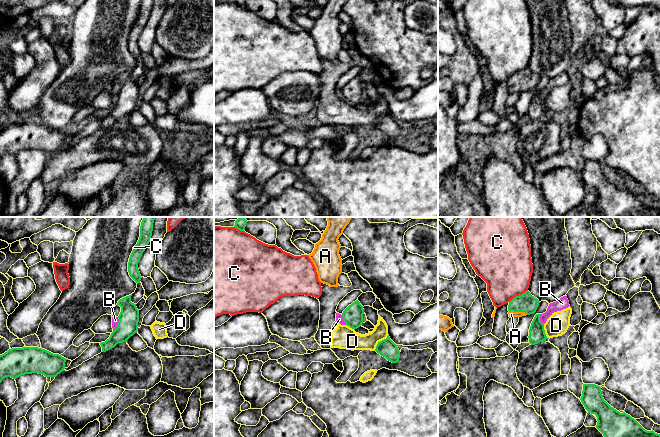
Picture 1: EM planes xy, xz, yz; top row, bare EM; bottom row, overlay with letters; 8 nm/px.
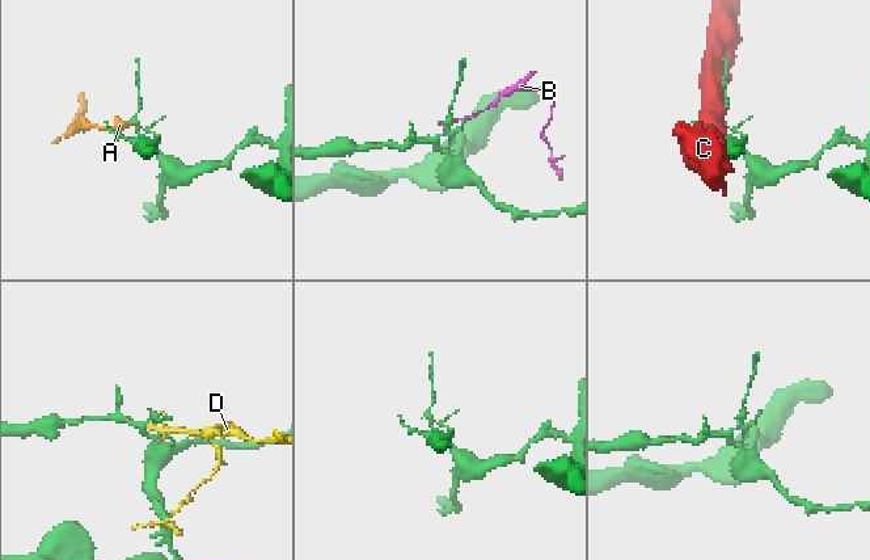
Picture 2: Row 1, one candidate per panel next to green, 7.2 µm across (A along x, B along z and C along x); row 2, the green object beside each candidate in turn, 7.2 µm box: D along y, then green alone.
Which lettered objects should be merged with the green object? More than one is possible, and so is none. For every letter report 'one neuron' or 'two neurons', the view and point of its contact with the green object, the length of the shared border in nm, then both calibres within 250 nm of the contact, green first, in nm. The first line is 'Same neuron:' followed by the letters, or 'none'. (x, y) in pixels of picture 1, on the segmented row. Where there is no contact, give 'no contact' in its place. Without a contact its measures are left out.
Same neuron: A
A: one neuron; meets green in yz at (518, 311); contact 150 nm long; 150 nm thick on the green side, 50 nm on the other
B: two neurons; meets green in xy at (118, 324); contact 130 nm long; 160 nm thick on the green side, 50 nm on the other
C: two neurons; meets green in yz at (519, 295); contact 180 nm long; 150 nm thick on the green side, 400 nm on the other
D: two neurons; meets green in xz at (379, 342); contact 170 nm long; 150 nm thick on the green side, 160 nm on the other

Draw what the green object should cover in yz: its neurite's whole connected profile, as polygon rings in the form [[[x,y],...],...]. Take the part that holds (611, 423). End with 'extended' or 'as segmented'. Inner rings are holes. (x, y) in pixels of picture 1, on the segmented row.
[[[583,384],[582,404],[588,413],[597,417],[596,428],[604,437],[660,437],[660,434],[645,430],[634,418],[620,413],[603,398],[601,387]]] | as segmented

